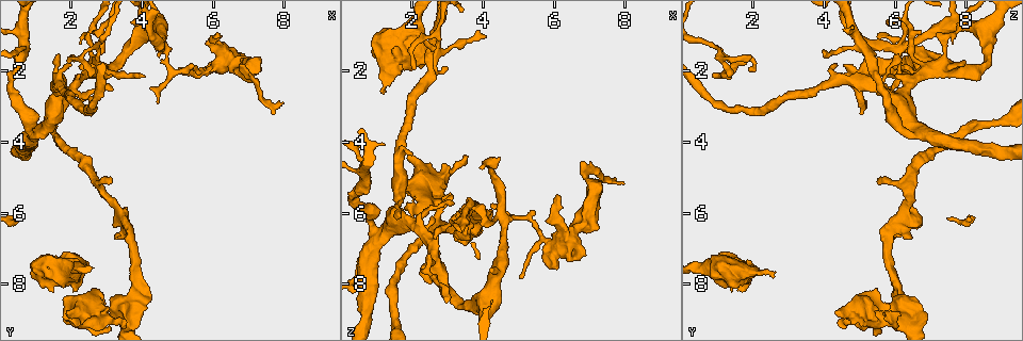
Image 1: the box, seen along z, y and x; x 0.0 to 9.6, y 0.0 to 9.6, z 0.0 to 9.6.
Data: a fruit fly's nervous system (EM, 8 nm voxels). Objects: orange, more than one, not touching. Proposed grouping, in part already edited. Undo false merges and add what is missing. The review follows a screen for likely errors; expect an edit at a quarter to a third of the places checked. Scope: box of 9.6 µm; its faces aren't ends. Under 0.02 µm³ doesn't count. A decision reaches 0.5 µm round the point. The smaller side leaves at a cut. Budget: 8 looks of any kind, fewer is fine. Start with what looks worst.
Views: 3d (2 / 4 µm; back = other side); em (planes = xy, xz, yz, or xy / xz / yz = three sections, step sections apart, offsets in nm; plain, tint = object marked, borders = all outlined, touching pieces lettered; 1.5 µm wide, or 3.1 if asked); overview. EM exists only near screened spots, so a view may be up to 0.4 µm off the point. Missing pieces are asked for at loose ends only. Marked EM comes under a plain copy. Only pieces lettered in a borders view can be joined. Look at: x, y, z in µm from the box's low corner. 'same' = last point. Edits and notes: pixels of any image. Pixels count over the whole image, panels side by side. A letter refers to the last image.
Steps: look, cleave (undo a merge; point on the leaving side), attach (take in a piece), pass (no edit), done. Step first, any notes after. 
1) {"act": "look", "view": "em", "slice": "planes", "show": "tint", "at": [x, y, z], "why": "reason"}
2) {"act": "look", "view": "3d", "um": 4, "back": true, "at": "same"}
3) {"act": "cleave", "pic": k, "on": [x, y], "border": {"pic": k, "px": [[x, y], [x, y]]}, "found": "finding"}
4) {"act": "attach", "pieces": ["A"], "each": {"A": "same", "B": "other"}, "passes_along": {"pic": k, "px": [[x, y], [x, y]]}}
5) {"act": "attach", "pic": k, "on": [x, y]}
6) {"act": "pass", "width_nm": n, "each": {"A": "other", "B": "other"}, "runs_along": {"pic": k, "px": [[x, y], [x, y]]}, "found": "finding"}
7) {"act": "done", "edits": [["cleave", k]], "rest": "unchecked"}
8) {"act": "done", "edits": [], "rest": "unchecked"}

{"act": "look", "view": "em", "slice": "planes", "show": "borders", "at": [1.25, 7.85, 2.55], "why": "free end"}

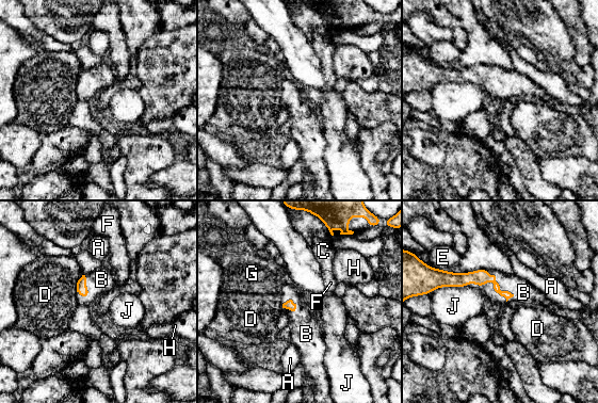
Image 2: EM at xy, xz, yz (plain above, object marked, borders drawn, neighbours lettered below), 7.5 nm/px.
{"act": "attach", "pieces": ["B"], "each": {"A": "other", "B": "same", "C": "other", "D": "other", "E": "other", "F": "other", "G": "other", "H": "other", "J": "other"}, "passes_along": {"pic": 2, "px": [[480, 277], [499, 288], [523, 292]]}, "found": "the neuron continues"}

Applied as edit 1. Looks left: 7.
{"act": "look", "view": "3d", "um": 4, "at": [3.10, 5.15, 5.50], "why": "thin end"}

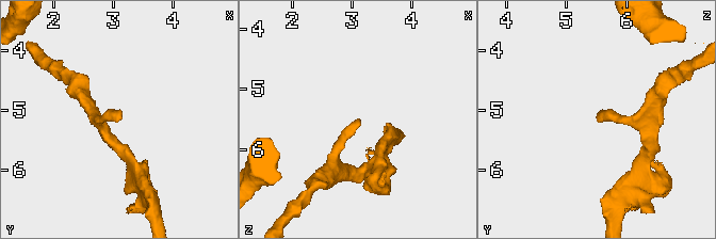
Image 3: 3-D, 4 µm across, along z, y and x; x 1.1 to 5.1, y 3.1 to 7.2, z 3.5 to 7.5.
{"act": "look", "view": "em", "slice": "planes", "show": "borders", "at": [3.10, 5.15, 5.55]}

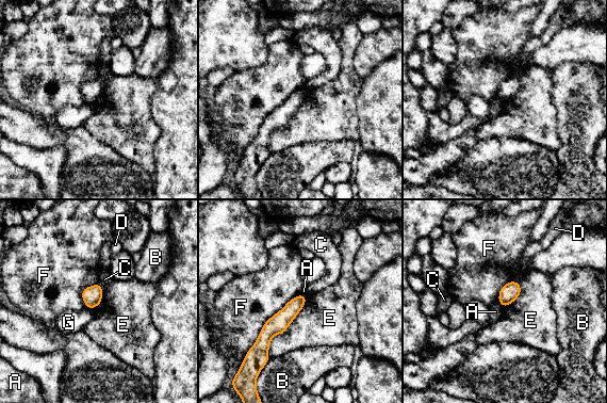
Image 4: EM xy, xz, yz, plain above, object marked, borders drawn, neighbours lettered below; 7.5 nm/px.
{"act": "pass", "each": {"A": "other", "B": "other", "C": "other", "D": "other", "E": "other", "F": "other", "G": "other"}, "found": "no lettered piece goes on from it"}

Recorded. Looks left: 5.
{"act": "look", "view": "3d", "um": 2, "at": [1.85, 8.85, 4.25], "why": "branch stops here"}

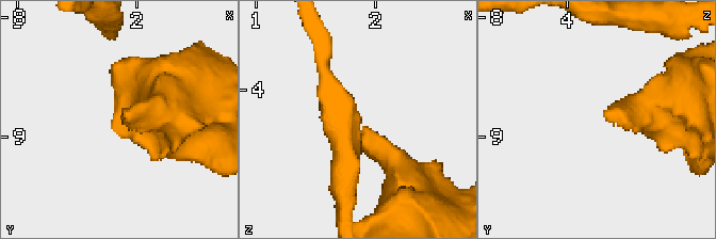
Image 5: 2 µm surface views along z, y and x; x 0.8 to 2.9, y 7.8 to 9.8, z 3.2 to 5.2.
{"act": "look", "view": "em", "slice": "xz", "step": 4, "show": "borders", "at": [1.90, 8.82, 4.30], "why": "need the tissue"}

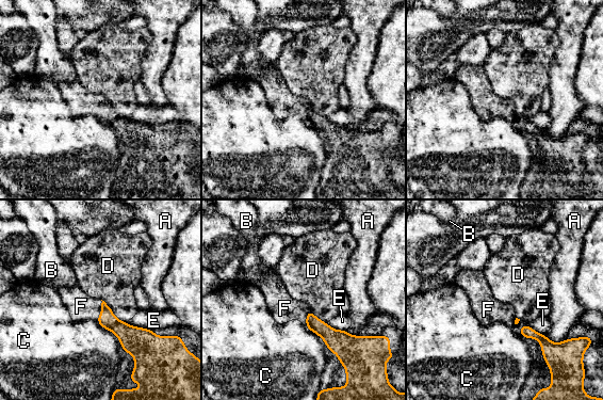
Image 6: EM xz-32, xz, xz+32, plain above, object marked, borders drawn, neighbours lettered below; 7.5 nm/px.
{"act": "attach", "pieces": ["F"], "each": {"A": "other", "B": "other", "C": "other", "D": "other", "E": "other", "F": "same"}, "passes_along": {"pic": 6, "px": [[125, 332], [101, 309], [81, 306]]}, "found": "the neuron continues"}

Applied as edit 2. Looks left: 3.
{"act": "done", "edits": [["attach", 2], ["attach", 6]], "rest": "unchecked"}

